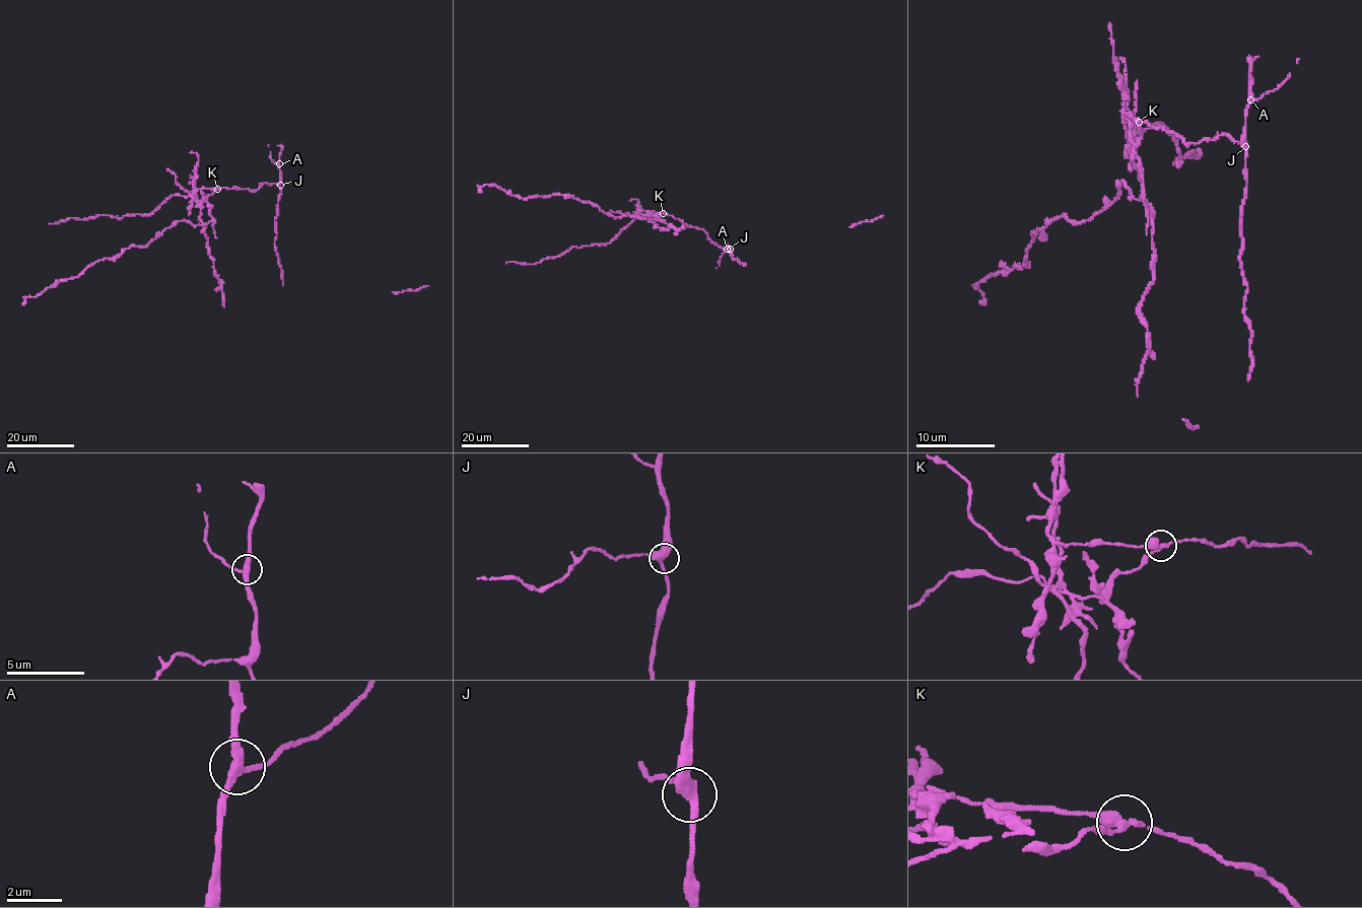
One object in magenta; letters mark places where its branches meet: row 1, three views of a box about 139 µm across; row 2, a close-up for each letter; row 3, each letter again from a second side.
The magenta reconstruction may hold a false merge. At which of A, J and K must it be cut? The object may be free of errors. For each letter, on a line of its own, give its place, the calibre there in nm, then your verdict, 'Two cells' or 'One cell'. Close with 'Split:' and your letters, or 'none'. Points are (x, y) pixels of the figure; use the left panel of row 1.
A: Place: (279, 163). Thickness 280 nm. One cell
J: Place: (280, 185). Thickness 400 nm. One cell
K: Place: (217, 189). Thickness 320 nm. Two cells
Split: K

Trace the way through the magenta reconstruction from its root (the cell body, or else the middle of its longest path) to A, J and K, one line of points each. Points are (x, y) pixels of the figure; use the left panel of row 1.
A: (239, 190), (254, 191), (264, 183), (278, 184), (279, 163)
J: (239, 190), (254, 191), (264, 183), (280, 185)
K: (239, 190), (217, 189)

